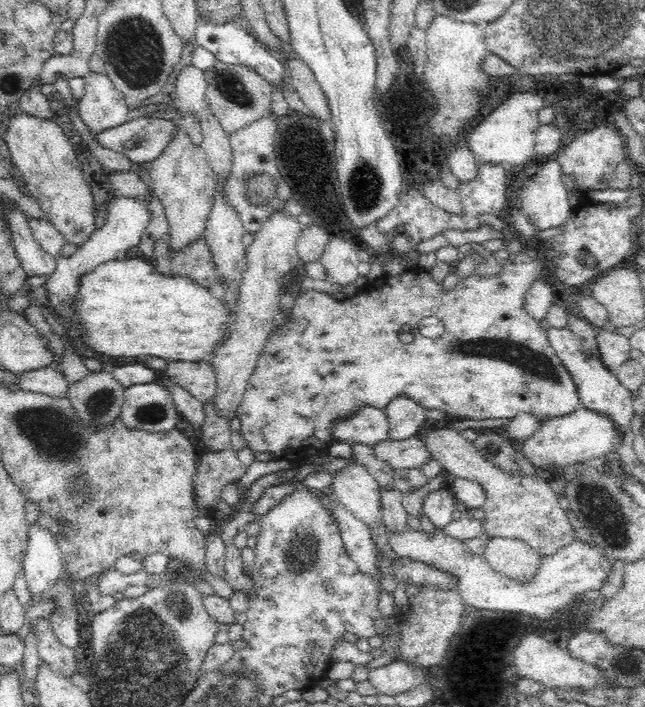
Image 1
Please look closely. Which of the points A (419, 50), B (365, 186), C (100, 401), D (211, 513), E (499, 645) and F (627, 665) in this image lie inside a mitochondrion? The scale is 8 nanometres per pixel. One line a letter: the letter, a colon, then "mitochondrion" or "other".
A: other
B: mitochondrion
C: mitochondrion
D: other
E: other
F: mitochondrion

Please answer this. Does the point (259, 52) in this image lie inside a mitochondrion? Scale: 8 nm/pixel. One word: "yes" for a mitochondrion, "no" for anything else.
no

